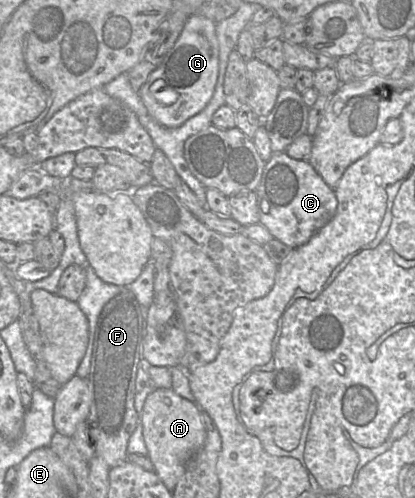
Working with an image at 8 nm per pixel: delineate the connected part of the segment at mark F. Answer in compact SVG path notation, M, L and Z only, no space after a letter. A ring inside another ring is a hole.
M126 287L111 298L97 315L94 328L89 324L90 371L88 380L93 392L93 401L87 423L90 426L96 456L109 467L115 467L127 462L128 442L131 434L139 426L139 414L135 408L136 379L139 368L146 370L150 365L143 358L143 344L147 329L147 308L142 306L138 298Z

